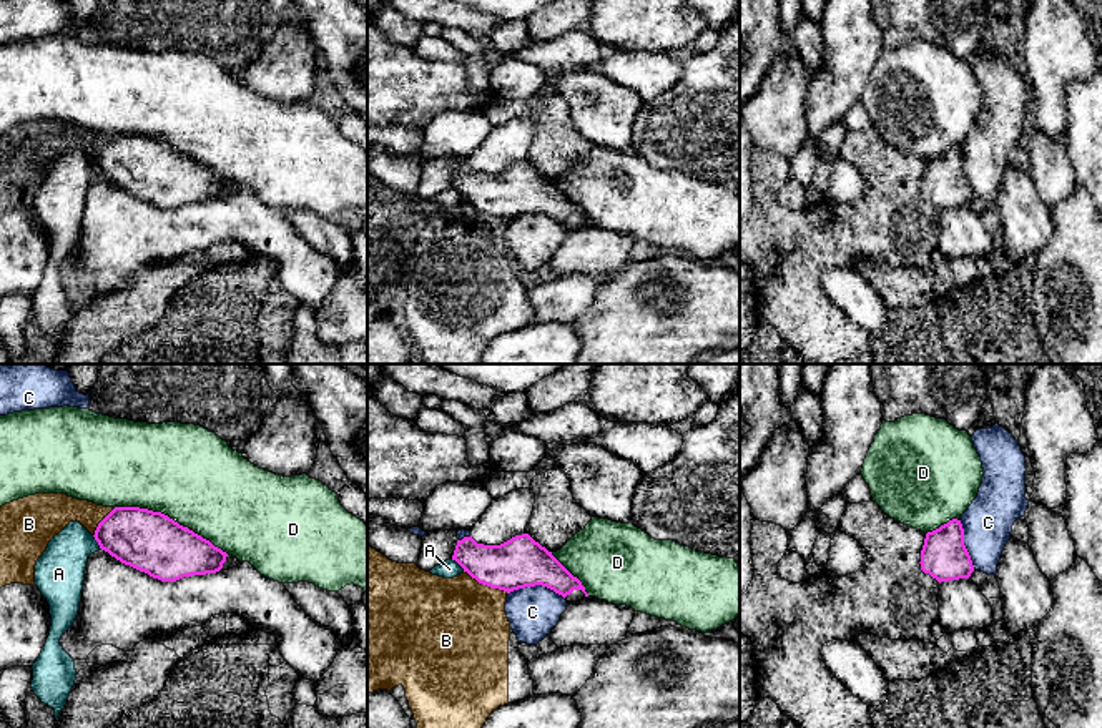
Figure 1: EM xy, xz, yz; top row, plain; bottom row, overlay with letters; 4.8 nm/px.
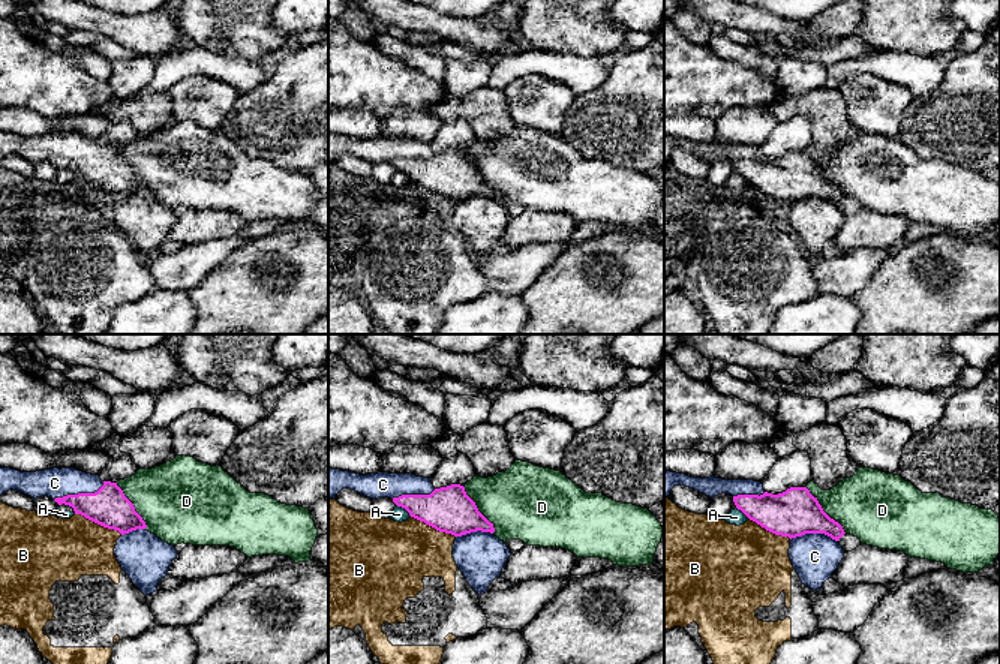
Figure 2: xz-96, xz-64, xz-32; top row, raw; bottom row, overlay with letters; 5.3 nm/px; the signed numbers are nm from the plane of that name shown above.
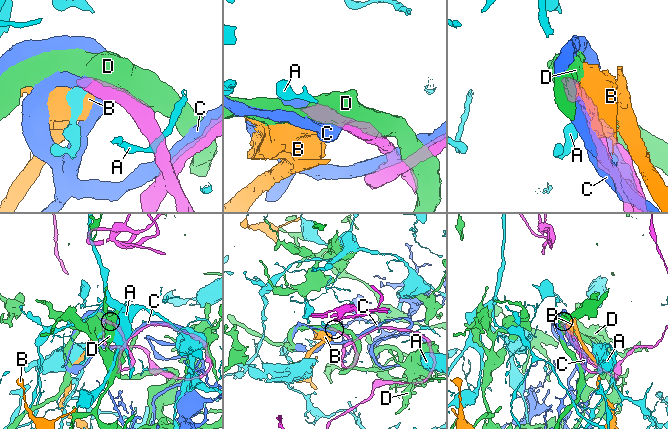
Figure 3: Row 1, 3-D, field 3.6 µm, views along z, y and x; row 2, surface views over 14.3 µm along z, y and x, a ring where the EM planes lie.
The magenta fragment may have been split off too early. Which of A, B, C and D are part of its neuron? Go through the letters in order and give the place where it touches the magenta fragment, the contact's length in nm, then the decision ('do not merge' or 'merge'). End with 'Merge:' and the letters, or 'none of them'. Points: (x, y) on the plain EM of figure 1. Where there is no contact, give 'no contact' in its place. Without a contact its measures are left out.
A: contact xz (457, 190); length 90 nm; do not merge
B: contact xz (486, 211); length 240 nm; do not merge
C: contact xz (536, 211); length 280 nm; merge
D: contact xy (172, 147); length 600 nm; do not merge
Merge: C

